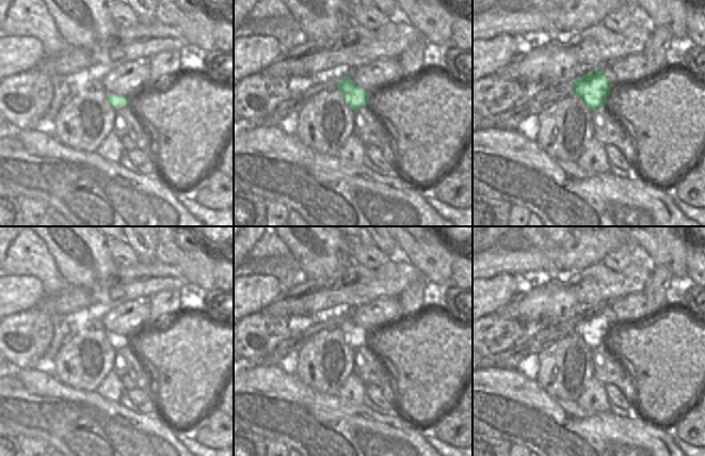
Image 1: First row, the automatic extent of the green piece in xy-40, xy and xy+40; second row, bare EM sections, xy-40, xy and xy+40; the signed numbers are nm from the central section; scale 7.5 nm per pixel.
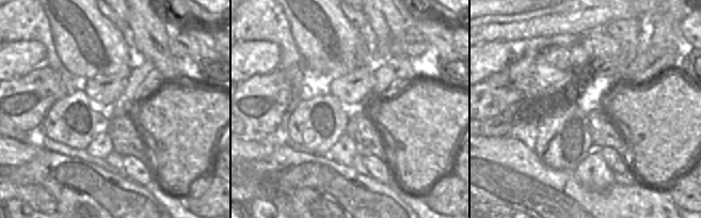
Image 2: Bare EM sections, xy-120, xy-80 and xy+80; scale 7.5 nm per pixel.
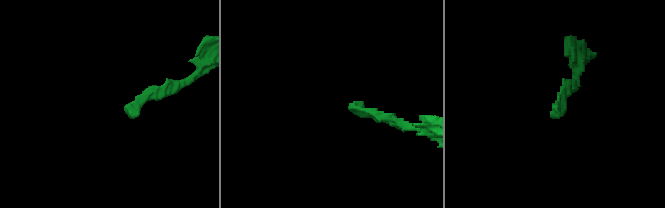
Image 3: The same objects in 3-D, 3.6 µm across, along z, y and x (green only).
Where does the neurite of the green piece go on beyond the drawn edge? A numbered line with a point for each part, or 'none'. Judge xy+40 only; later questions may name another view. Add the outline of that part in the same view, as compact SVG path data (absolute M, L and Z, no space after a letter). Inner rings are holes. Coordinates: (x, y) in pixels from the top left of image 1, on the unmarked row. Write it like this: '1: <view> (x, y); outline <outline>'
1: xy+40 (534, 339); outline M551 321L536 327L526 324L525 333L509 349L492 356L477 356L476 368L516 368L530 353L539 353L558 339L573 333L574 321Z

